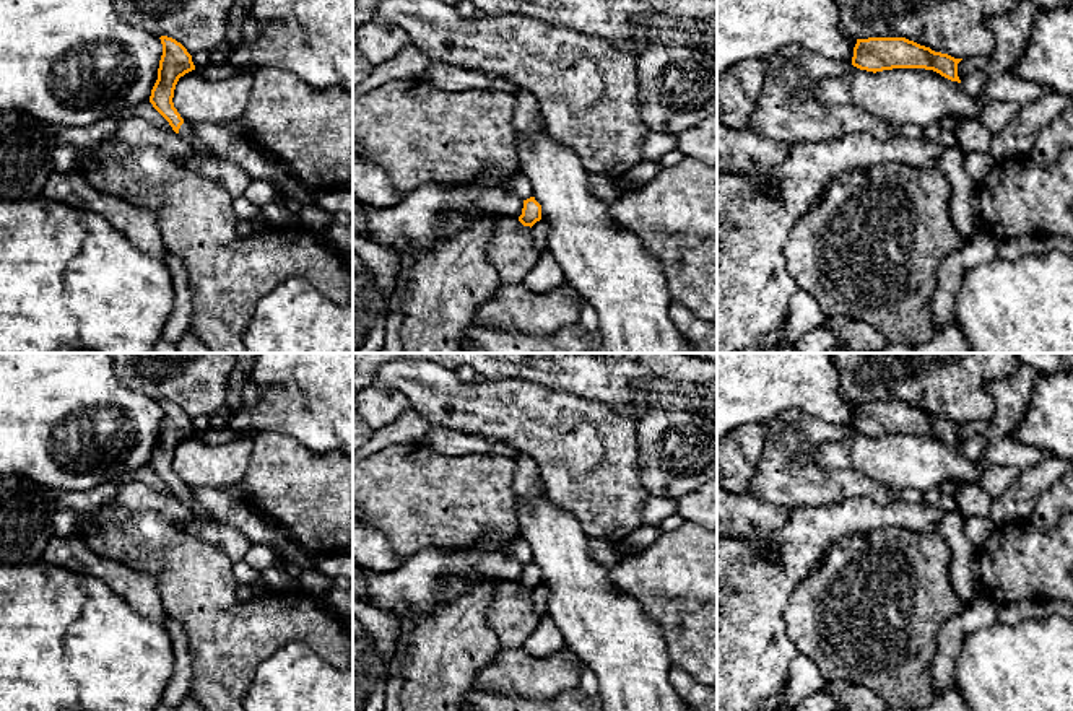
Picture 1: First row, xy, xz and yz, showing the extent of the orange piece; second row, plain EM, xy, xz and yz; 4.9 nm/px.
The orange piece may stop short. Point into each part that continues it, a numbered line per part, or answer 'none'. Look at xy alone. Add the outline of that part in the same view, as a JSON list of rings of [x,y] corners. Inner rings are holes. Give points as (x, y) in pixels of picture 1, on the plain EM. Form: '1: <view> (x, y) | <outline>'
1: xy (186, 495) | [[[184,483],[184,488],[182,488],[180,493],[179,493],[179,499],[180,499],[182,503],[185,503],[185,504],[187,504],[187,503],[192,503],[192,501],[197,501],[192,488],[187,486],[185,483]]]

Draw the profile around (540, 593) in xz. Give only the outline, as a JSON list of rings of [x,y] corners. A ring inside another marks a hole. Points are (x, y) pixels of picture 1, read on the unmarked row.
[[[540,584],[532,591],[532,599],[533,599],[533,605],[535,610],[540,617],[546,615],[546,605],[548,605],[548,589]]]

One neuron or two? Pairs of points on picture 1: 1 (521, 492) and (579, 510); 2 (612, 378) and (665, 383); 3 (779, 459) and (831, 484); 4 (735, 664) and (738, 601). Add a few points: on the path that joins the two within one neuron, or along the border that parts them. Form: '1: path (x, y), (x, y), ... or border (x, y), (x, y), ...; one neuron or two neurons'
1: border (519, 451), (525, 453), (537, 464), (542, 480); two neurons
2: path (625, 378), (652, 378); one neuron
3: path (792, 472), (805, 484), (818, 484); one neuron
4: path (735, 648), (735, 617); one neuron

